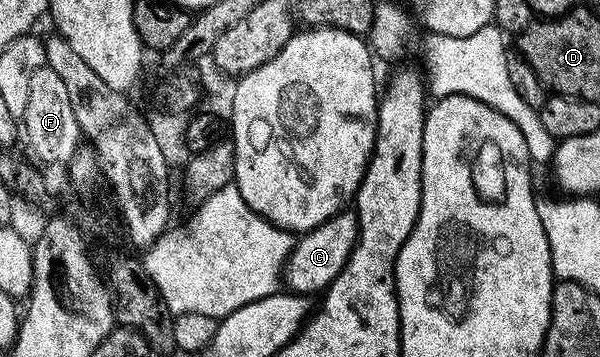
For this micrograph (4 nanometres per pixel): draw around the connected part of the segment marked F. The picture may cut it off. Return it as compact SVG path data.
M47 65L39 68L39 72L31 76L27 112L23 119L23 138L29 141L38 163L68 164L77 155L83 142L81 129L75 120L75 111L71 108L71 100L67 96L67 87L63 85L63 79L56 72L51 72L51 68Z

